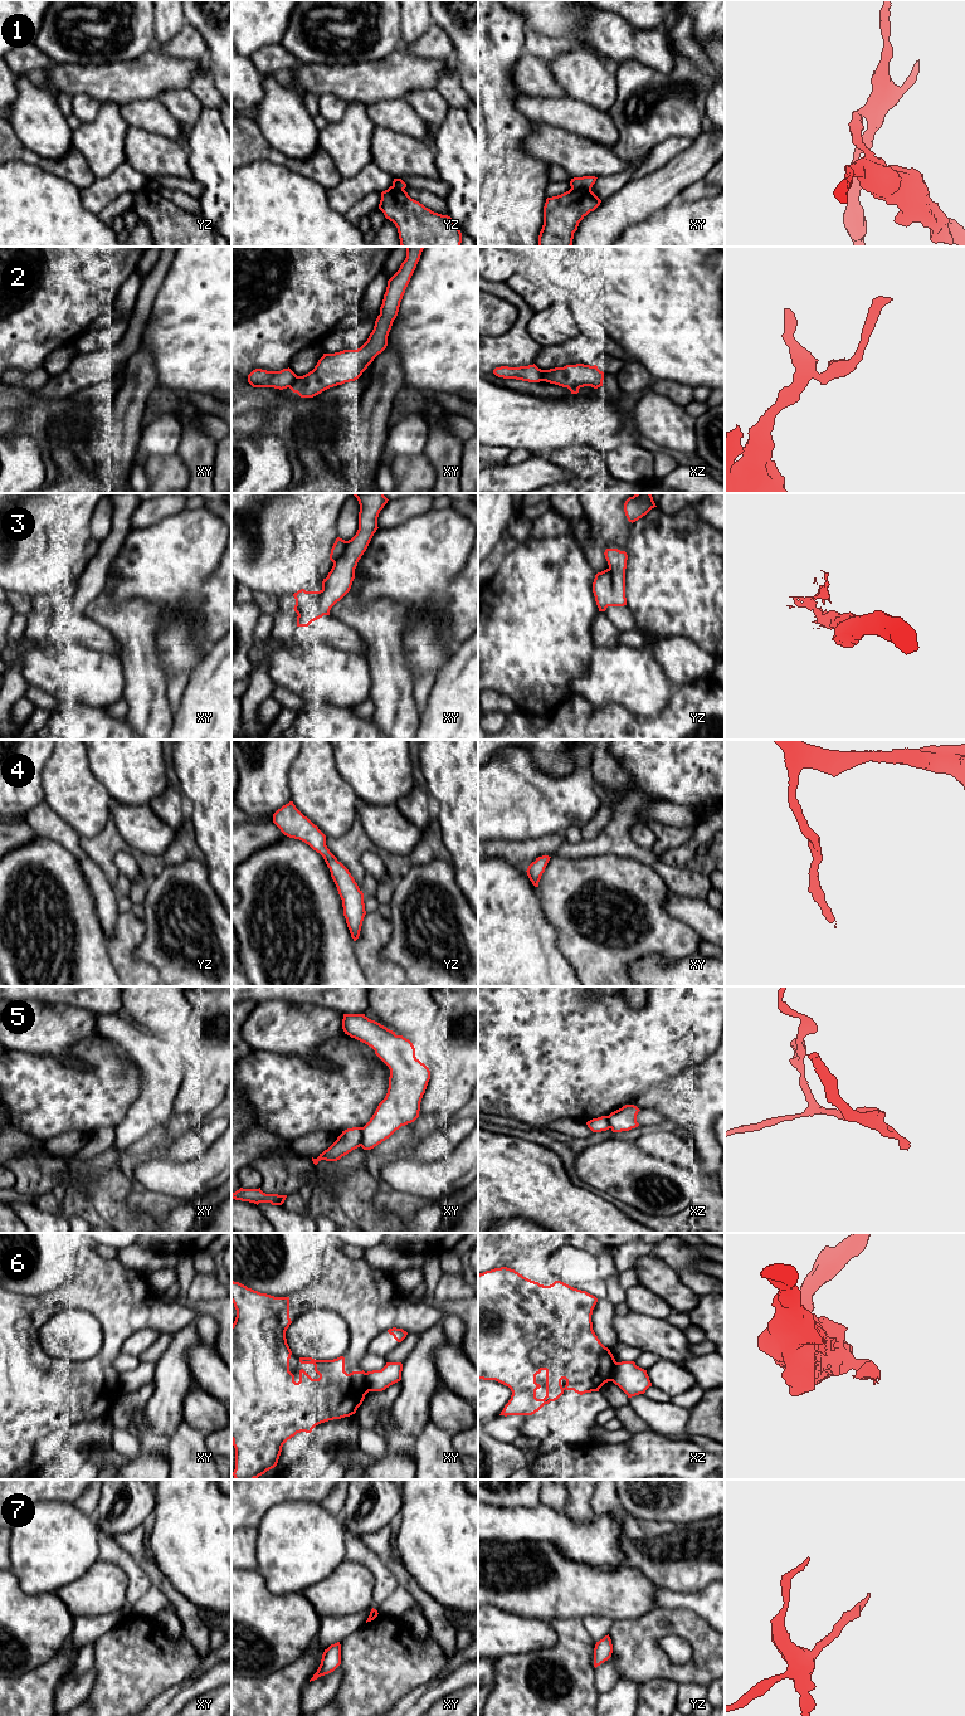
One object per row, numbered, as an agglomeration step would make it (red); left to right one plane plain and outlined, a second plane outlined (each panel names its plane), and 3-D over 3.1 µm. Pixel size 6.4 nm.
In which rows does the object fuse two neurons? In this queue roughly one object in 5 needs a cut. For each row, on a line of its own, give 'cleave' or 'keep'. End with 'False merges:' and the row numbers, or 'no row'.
1: cleave
2: cleave
3: keep
4: keep
5: cleave
6: cleave
7: keep
False merges: 1, 2, 5, 6

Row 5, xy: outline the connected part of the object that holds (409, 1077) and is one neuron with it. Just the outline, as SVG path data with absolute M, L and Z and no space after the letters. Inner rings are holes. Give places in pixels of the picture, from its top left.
M343 1014L342 1029L345 1034L371 1047L390 1069L388 1093L370 1121L361 1127L361 1147L371 1150L419 1117L430 1071L415 1057L415 1048L409 1039L396 1035L365 1014Z

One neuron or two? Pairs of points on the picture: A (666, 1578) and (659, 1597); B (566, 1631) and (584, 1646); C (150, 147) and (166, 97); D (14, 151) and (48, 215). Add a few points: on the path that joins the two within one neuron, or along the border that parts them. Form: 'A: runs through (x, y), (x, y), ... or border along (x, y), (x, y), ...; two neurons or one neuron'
A: border along (658, 1588), (691, 1594); two neurons
B: runs through (570, 1634), (580, 1644); one neuron
C: runs through (154, 135), (154, 123), (166, 110); one neuron
D: border along (13, 160), (23, 160), (38, 165), (47, 171); two neurons

